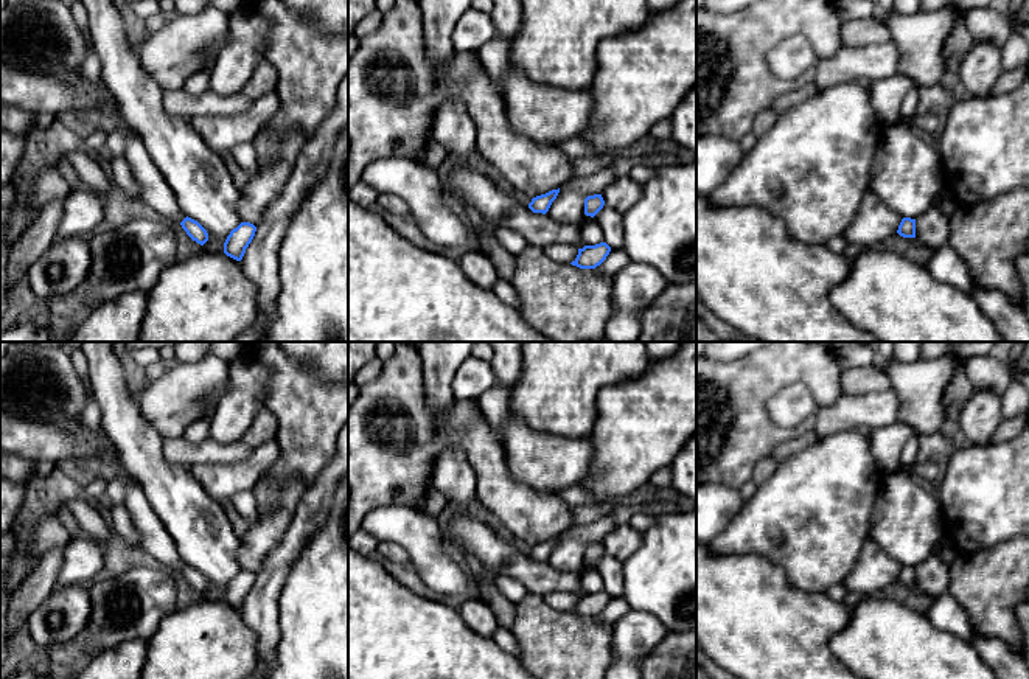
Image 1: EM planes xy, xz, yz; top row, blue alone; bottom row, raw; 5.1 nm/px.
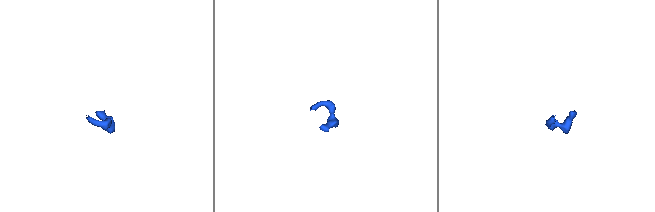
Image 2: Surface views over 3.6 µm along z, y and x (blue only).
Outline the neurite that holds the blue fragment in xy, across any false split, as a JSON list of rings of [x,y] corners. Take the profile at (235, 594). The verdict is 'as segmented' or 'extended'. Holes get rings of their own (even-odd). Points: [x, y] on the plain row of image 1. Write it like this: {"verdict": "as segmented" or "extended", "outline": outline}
{"verdict": "as segmented", "outline": [[[241,570],[230,580],[224,590],[224,601],[236,609],[241,609],[246,597],[255,584],[256,575],[250,570]]]}

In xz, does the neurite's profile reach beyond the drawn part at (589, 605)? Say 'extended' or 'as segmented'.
as segmented

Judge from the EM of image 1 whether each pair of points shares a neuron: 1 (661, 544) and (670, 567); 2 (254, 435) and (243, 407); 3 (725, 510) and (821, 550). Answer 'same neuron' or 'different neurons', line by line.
1: same neuron
2: different neurons
3: different neurons

